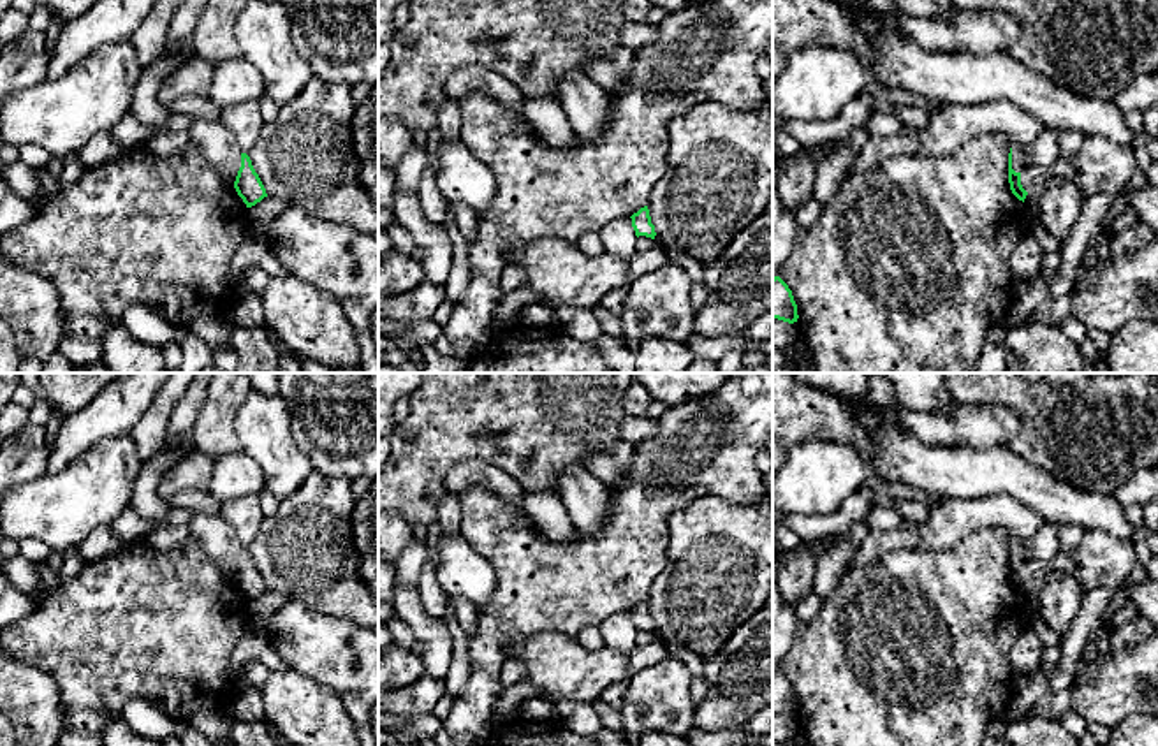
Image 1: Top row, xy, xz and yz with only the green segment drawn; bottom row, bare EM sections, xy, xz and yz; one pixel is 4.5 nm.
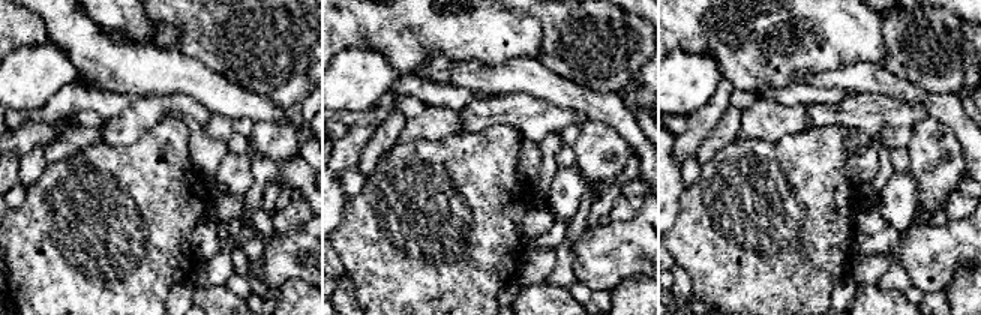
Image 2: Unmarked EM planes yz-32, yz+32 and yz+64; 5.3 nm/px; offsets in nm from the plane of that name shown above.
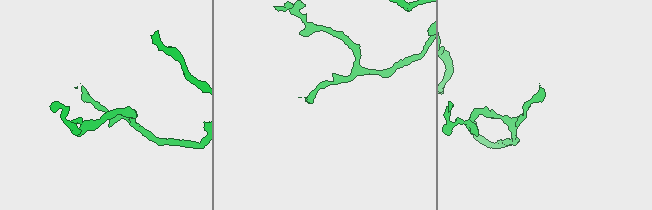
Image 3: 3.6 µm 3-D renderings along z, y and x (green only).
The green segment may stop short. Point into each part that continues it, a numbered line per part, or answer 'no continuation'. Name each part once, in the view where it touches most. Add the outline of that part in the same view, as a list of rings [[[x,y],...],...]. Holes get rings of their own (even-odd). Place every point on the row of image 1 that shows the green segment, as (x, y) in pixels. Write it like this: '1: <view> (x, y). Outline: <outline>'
1: yz (1032, 175). Outline: [[[1017,146],[1010,148],[1012,148],[1012,169],[1021,174],[1022,188],[1030,192],[1037,185],[1047,185],[1051,167],[1035,164],[1031,153],[1024,153]]]

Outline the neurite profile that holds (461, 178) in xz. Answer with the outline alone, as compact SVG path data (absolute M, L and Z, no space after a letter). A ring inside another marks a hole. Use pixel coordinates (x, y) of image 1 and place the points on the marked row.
M459 141L440 143L440 169L436 172L440 194L452 202L486 211L495 197L495 176Z

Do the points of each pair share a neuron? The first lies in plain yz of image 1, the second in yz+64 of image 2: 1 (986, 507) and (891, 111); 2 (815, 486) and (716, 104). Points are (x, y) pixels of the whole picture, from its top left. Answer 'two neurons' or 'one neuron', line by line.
1: one neuron
2: two neurons

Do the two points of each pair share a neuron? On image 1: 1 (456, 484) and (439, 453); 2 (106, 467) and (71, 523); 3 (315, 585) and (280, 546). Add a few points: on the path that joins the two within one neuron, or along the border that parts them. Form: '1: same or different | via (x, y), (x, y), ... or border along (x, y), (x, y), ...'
1: different | border along (490, 463), (463, 460), (446, 477), (446, 490)
2: same | via (101, 481), (73, 509)
3: same | via (310, 576), (289, 555)

